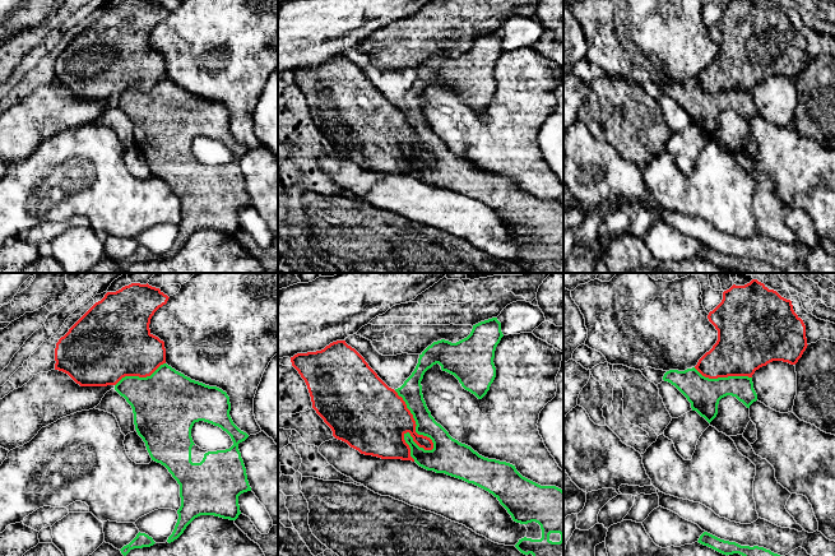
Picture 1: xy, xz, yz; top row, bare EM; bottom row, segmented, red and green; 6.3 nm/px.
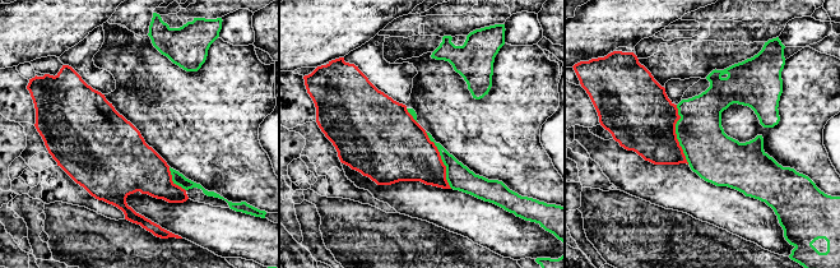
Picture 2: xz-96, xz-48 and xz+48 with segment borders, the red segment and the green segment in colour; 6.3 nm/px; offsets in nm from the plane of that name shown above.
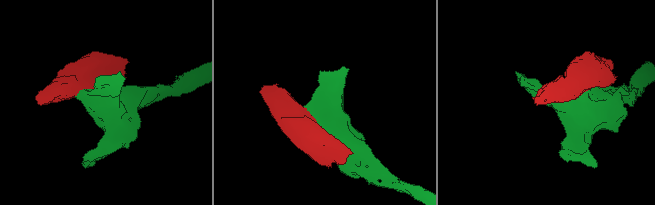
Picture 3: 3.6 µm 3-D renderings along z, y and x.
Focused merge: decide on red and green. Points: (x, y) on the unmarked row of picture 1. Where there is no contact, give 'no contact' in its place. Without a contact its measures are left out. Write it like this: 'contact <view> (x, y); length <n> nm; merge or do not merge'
contact xz (432, 158); length 460 nm; do not merge

